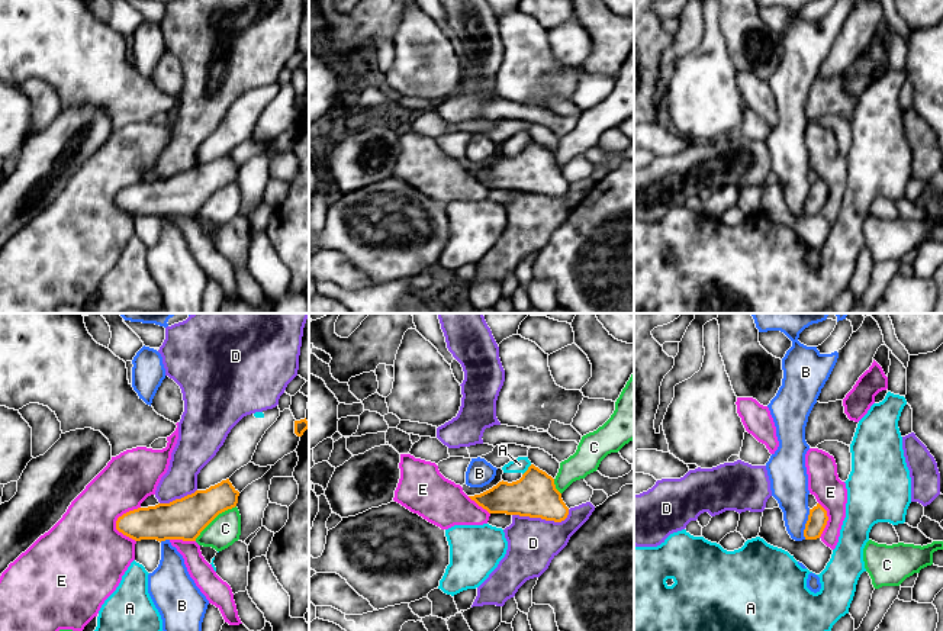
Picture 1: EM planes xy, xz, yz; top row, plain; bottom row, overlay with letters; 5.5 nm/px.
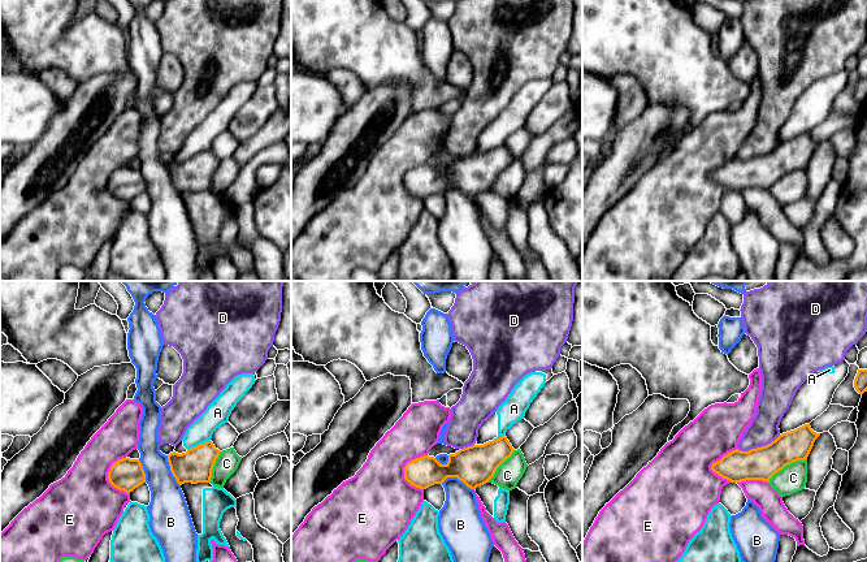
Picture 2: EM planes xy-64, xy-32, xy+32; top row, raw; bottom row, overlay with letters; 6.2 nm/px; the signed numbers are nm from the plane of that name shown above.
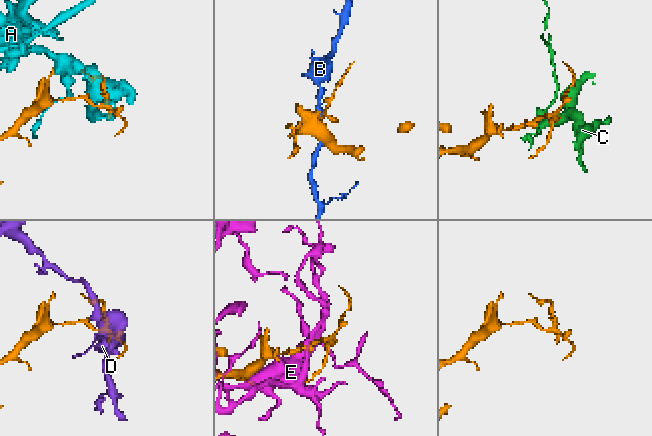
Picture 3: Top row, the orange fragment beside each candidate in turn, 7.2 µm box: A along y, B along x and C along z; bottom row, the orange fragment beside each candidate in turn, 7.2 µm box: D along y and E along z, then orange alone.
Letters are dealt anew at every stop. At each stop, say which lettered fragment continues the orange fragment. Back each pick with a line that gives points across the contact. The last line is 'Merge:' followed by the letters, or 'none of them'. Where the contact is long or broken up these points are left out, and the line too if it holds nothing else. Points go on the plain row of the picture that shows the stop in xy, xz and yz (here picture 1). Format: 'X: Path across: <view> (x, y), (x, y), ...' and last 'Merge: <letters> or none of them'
Merge: none of them

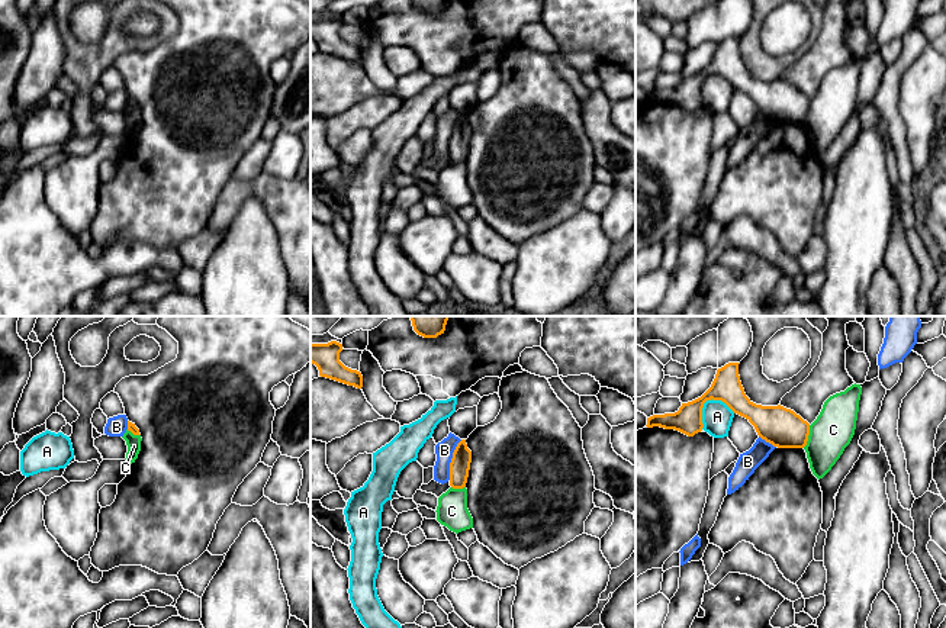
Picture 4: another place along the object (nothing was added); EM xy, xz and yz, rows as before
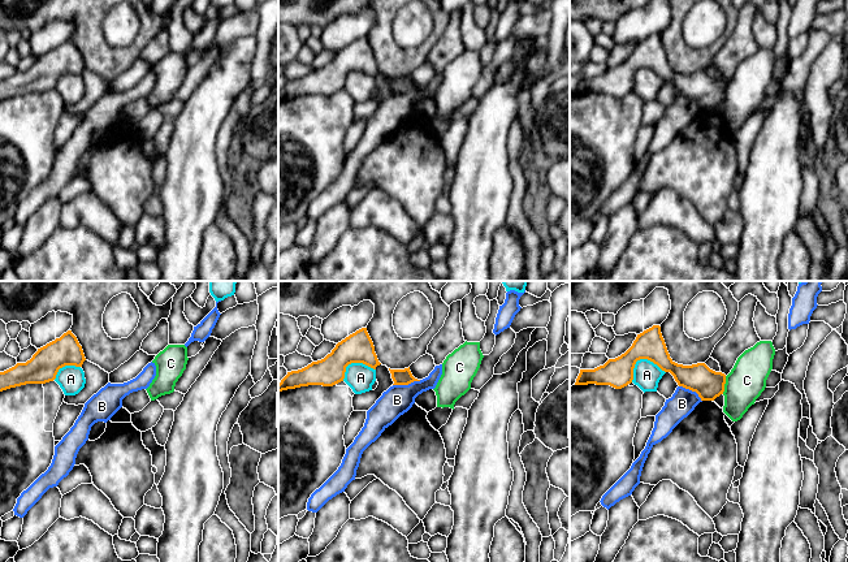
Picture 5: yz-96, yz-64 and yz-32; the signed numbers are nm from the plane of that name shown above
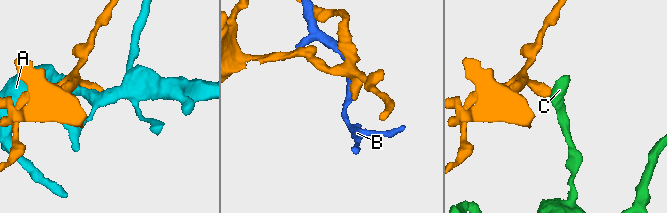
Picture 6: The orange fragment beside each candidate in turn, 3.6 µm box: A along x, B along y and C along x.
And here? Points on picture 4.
Merge: none of them

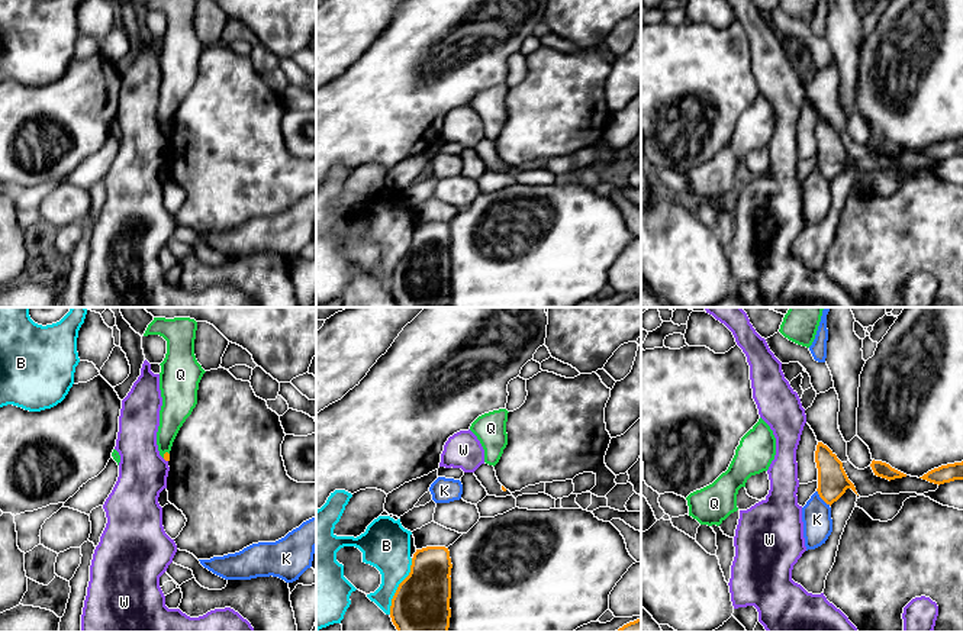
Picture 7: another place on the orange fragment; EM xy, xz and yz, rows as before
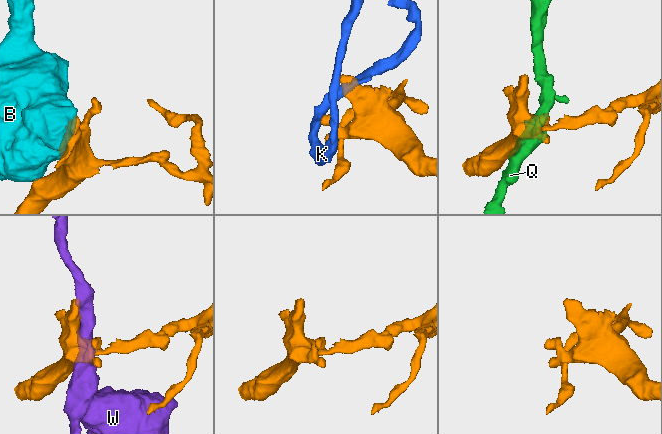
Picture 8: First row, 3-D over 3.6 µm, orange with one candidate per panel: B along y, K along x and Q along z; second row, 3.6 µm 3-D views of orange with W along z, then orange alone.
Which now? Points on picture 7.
Merge: none of them

